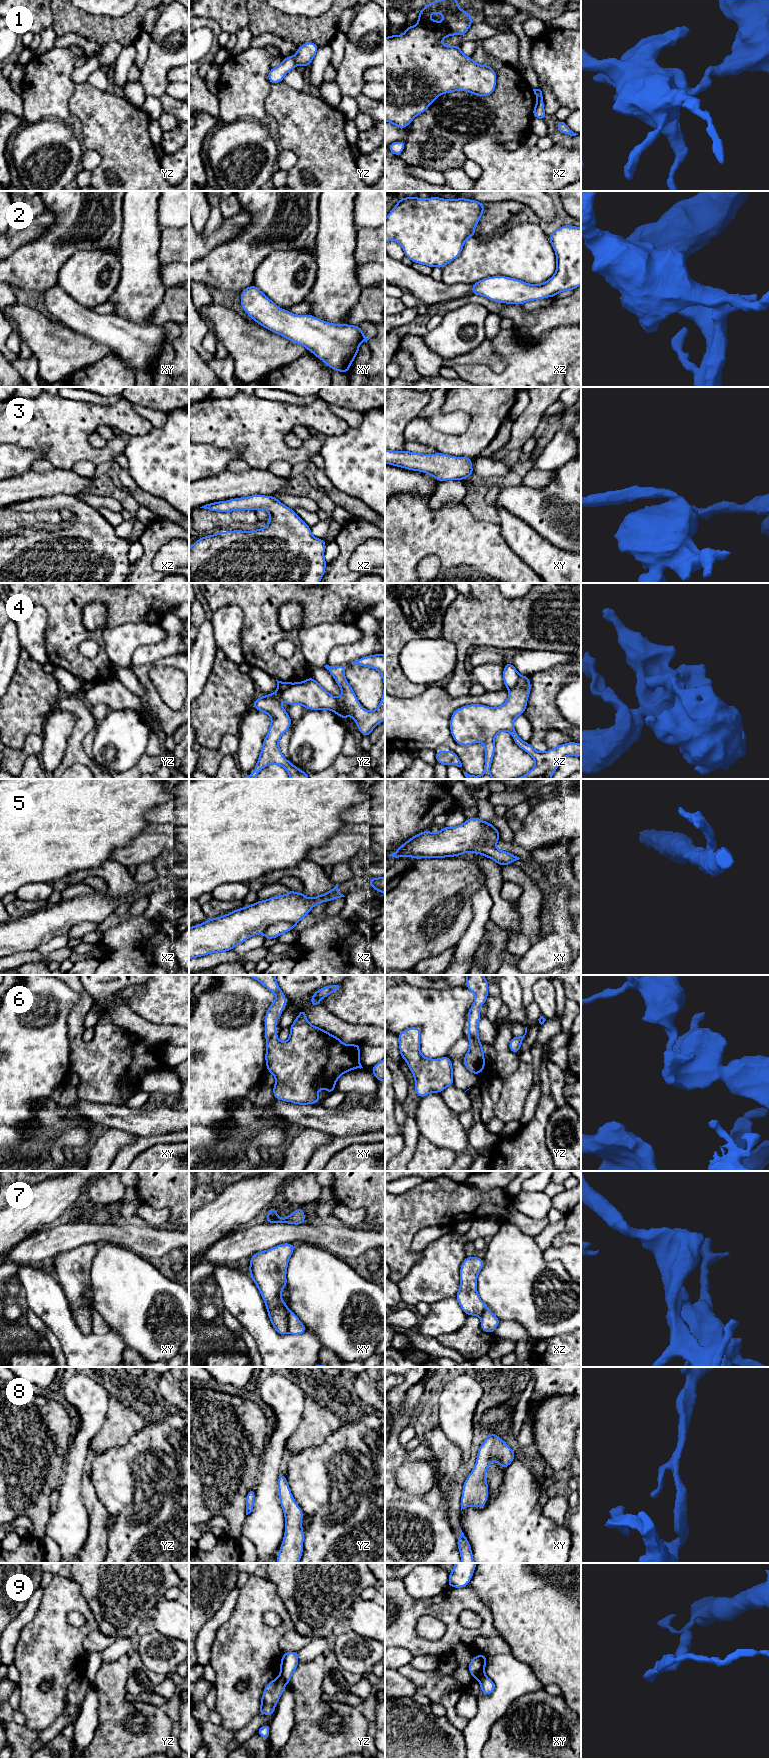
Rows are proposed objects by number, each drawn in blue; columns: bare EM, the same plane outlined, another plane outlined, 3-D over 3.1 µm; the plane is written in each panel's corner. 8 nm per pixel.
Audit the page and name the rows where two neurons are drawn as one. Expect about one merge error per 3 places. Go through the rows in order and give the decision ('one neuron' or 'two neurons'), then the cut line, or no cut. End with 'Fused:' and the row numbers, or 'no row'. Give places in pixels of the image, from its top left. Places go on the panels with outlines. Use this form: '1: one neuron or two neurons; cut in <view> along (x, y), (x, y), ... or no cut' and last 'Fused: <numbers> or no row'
1: two neurons; cut in yz along (292, 56), (296, 65)
2: one neuron; no cut
3: one neuron; no cut
4: two neurons; cut in yz along (290, 682), (280, 698)
5: two neurons; cut in xz along (296, 922), (277, 921), (263, 931)
6: one neuron; no cut
7: two neurons; cut in xy along (289, 1310), (287, 1332)
8: one neuron; no cut
9: two neurons; cut in yz along (279, 1675), (287, 1683)
Fused: 1, 4, 5, 7, 9

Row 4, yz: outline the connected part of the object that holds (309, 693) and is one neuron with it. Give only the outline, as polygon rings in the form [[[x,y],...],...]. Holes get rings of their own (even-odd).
[[[385,655],[365,656],[354,661],[352,665],[373,668],[383,678],[383,696],[379,706],[374,711],[367,711],[362,708],[352,687],[345,678],[345,665],[329,666],[326,664],[324,666],[342,690],[342,695],[339,698],[328,693],[313,677],[302,682],[290,683],[280,698],[289,706],[300,704],[309,710],[326,709],[333,711],[343,720],[349,715],[354,719],[360,733],[369,737],[372,730],[385,720]]]

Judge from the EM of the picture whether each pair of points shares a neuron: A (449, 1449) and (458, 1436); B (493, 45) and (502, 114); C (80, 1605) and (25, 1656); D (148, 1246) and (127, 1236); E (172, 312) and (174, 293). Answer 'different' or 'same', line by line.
A: different
B: different
C: same
D: same
E: same

